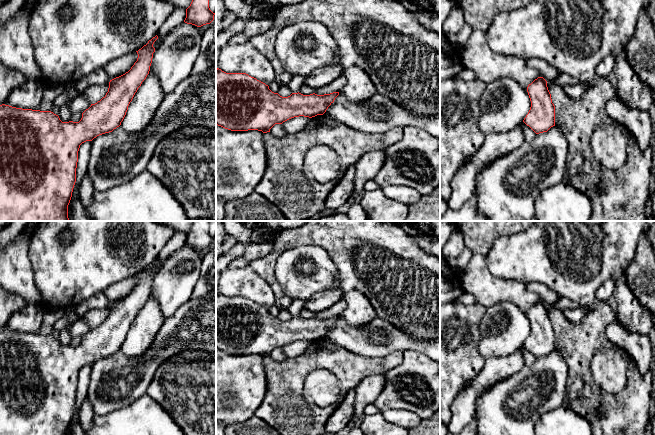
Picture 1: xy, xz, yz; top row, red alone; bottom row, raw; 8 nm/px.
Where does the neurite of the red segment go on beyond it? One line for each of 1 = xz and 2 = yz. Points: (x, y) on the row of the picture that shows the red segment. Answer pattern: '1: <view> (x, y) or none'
1: none
2: none

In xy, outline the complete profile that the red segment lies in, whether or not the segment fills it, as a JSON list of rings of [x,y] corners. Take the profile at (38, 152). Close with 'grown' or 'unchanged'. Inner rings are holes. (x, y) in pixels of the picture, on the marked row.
[[[156,35],[137,52],[138,58],[125,74],[109,82],[106,95],[82,113],[79,122],[62,122],[51,111],[16,108],[0,105],[0,221],[69,221],[68,205],[76,182],[80,145],[99,135],[112,132],[121,125],[128,106],[150,71]]]; unchanged

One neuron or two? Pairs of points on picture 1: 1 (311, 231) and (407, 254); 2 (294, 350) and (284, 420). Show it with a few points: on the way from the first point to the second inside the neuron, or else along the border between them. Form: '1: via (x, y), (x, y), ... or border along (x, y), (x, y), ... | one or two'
1: via (335, 231), (355, 231), (365, 241), (383, 246) | one
2: border along (310, 342), (308, 347), (299, 355), (286, 357) | two

